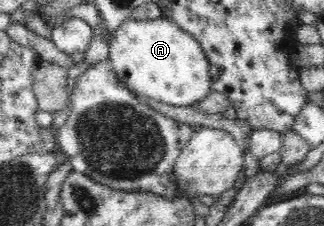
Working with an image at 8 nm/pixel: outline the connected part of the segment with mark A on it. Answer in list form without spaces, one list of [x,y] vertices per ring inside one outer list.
[[[167,18],[126,20],[109,40],[110,66],[139,96],[172,106],[194,106],[212,91],[211,66],[202,45]]]

